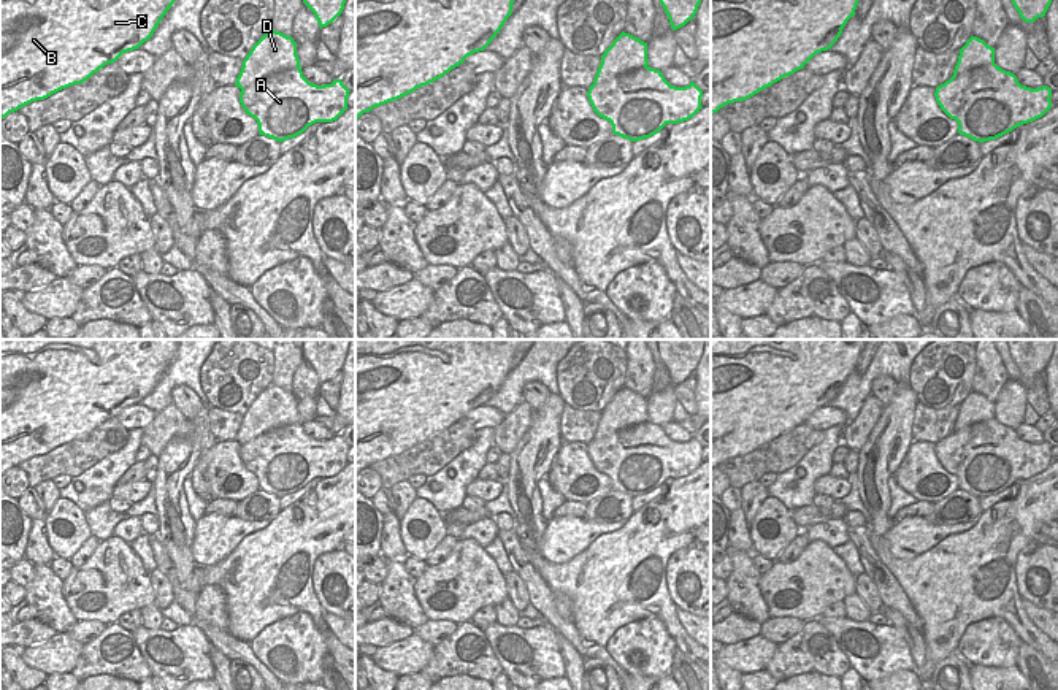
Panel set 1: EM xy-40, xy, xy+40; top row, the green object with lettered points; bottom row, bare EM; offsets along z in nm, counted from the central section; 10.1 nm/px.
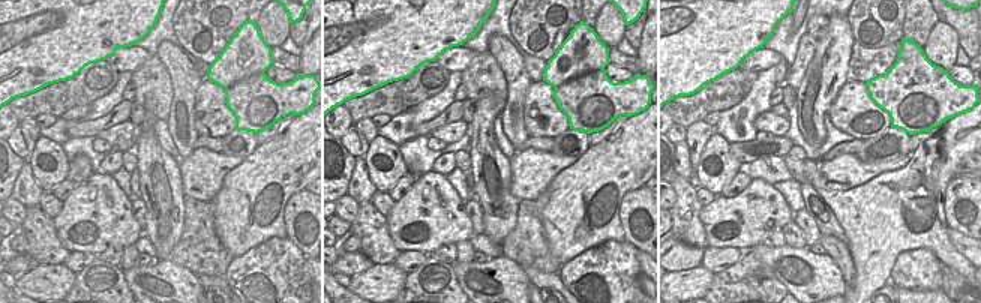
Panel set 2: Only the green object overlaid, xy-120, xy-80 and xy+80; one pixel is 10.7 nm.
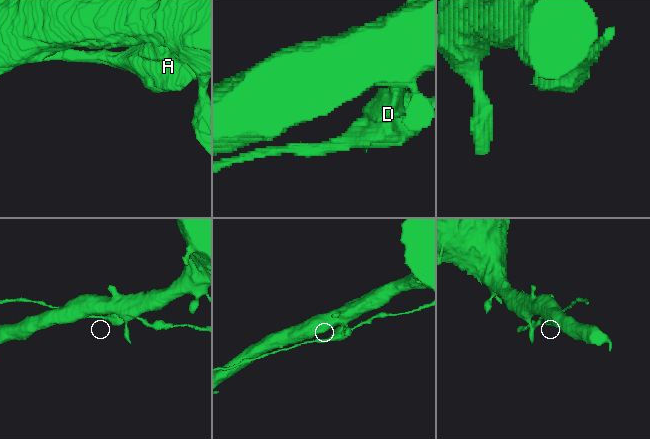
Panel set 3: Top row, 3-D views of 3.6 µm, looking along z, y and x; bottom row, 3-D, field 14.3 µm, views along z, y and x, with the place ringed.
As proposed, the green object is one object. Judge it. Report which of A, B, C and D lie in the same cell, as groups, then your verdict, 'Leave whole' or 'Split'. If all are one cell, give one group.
Groups: A / B C D. Split.

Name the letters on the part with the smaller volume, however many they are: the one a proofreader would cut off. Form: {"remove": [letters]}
{"remove": ["A"]}

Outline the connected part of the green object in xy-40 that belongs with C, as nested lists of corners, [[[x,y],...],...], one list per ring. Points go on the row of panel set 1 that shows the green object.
[[[0,0],[0,122],[19,108],[51,97],[52,94],[87,81],[108,63],[116,62],[124,52],[138,49],[148,41],[171,8],[174,0]]]

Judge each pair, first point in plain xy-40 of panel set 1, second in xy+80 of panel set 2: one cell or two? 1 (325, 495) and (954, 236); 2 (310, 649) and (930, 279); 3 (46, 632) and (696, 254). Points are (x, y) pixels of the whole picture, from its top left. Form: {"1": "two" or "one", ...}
{"1": "two", "2": "one", "3": "one"}

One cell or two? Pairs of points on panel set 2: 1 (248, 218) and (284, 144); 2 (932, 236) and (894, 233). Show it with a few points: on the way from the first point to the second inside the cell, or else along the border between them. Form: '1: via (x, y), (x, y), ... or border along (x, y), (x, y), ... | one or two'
1: via (252, 200), (258, 188), (284, 162) | one
2: via (923, 234), (903, 233) | one

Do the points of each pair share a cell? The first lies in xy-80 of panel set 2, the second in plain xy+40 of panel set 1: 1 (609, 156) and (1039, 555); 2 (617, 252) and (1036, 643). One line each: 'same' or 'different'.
1: different
2: different

